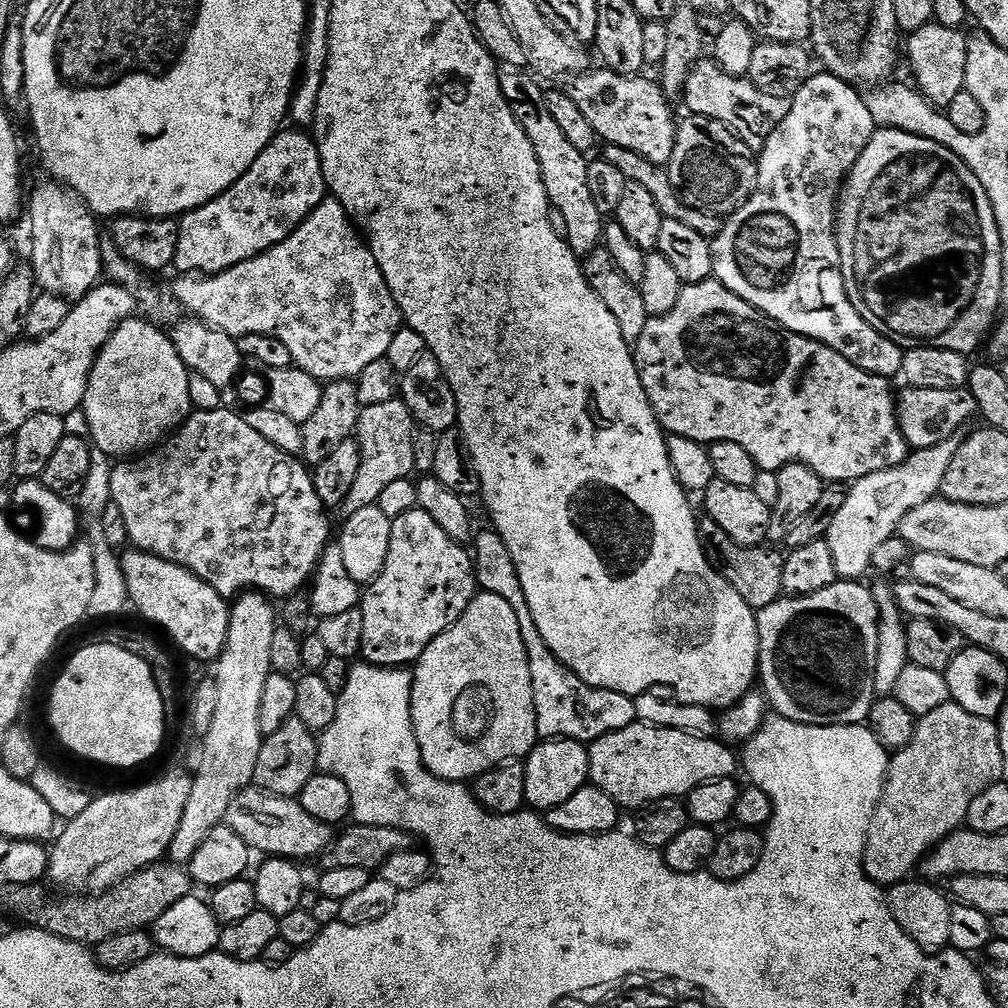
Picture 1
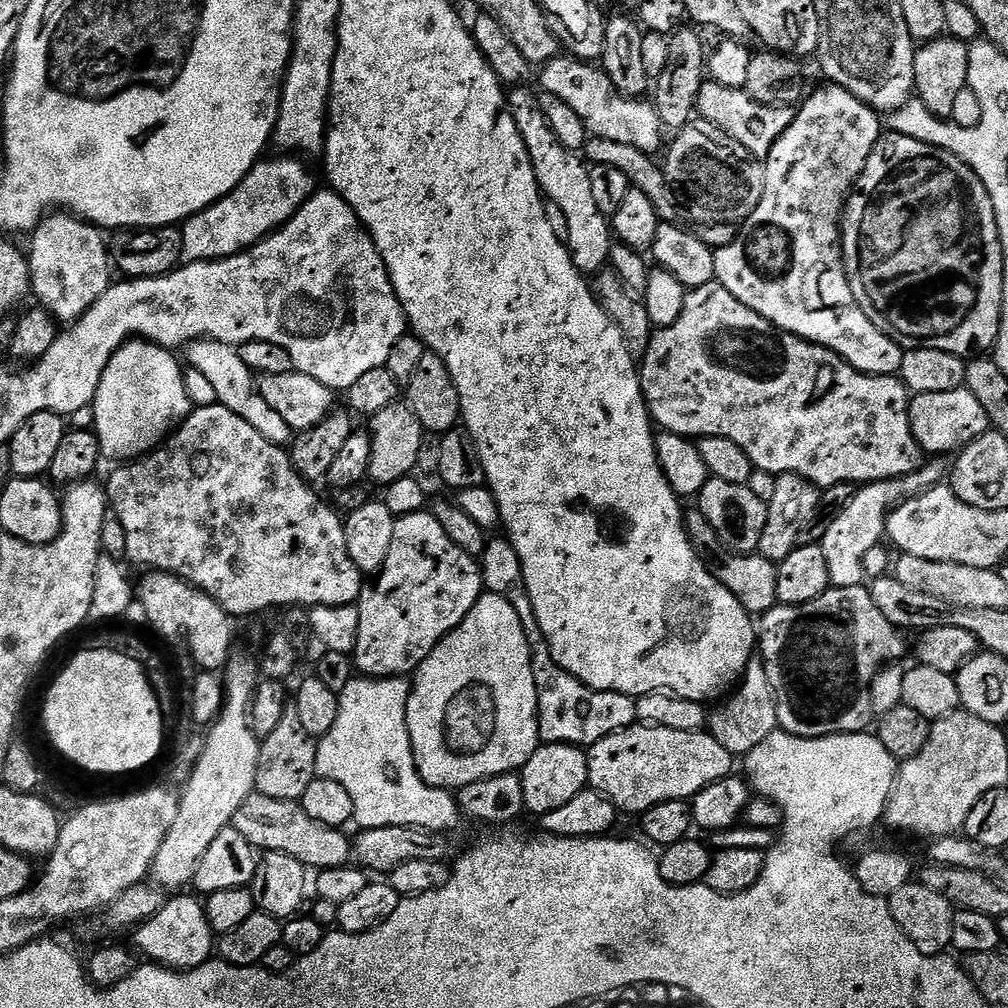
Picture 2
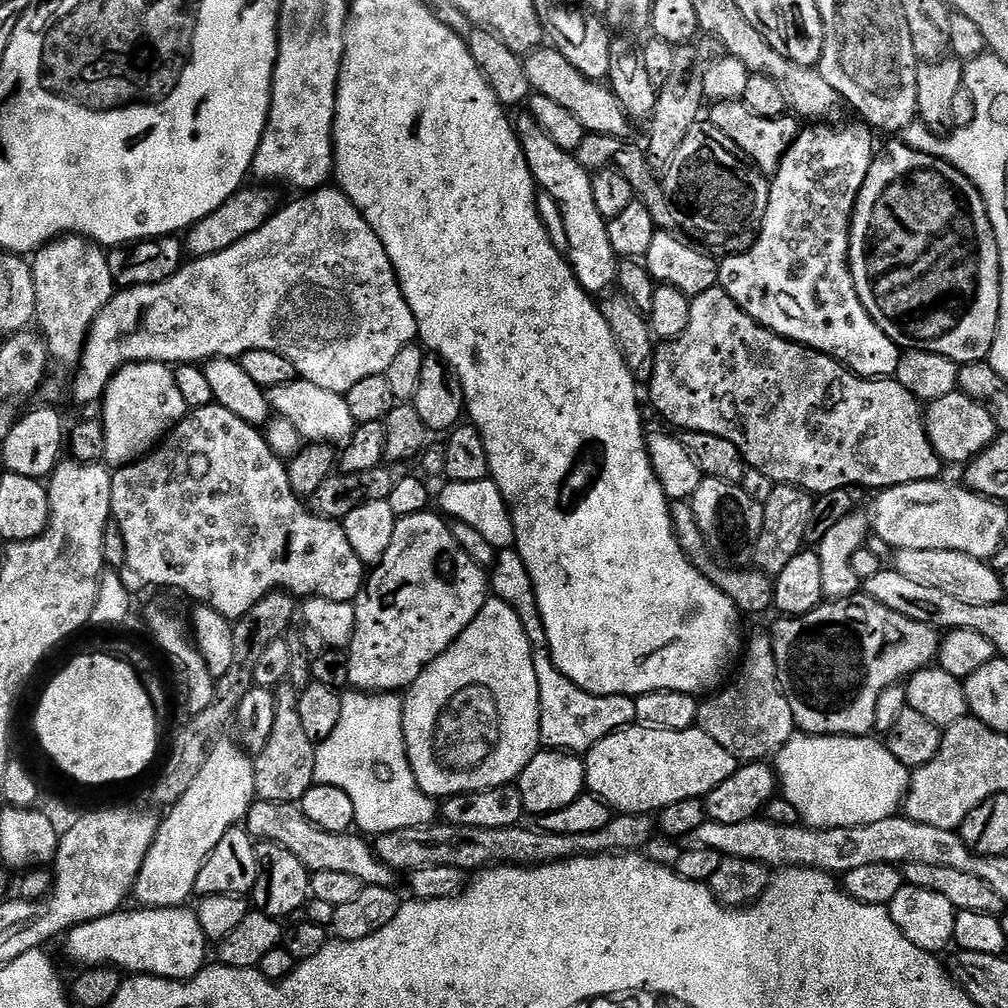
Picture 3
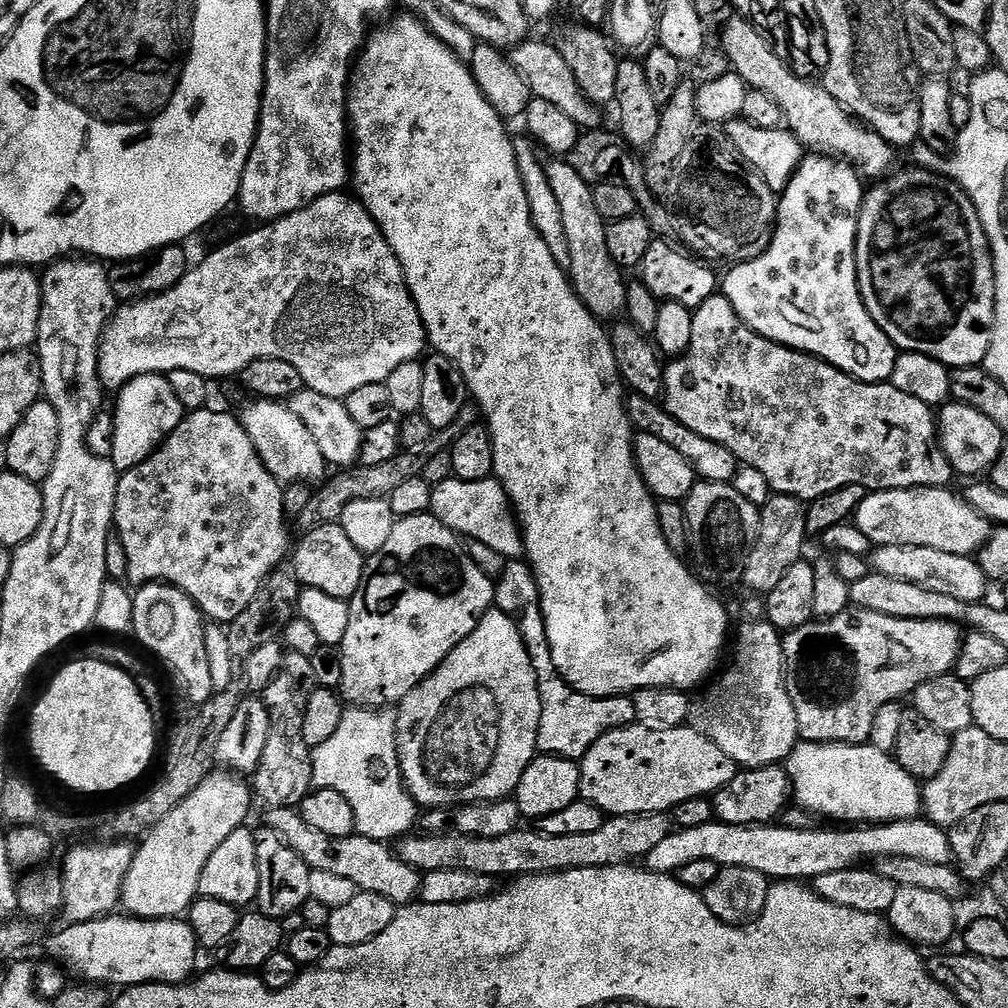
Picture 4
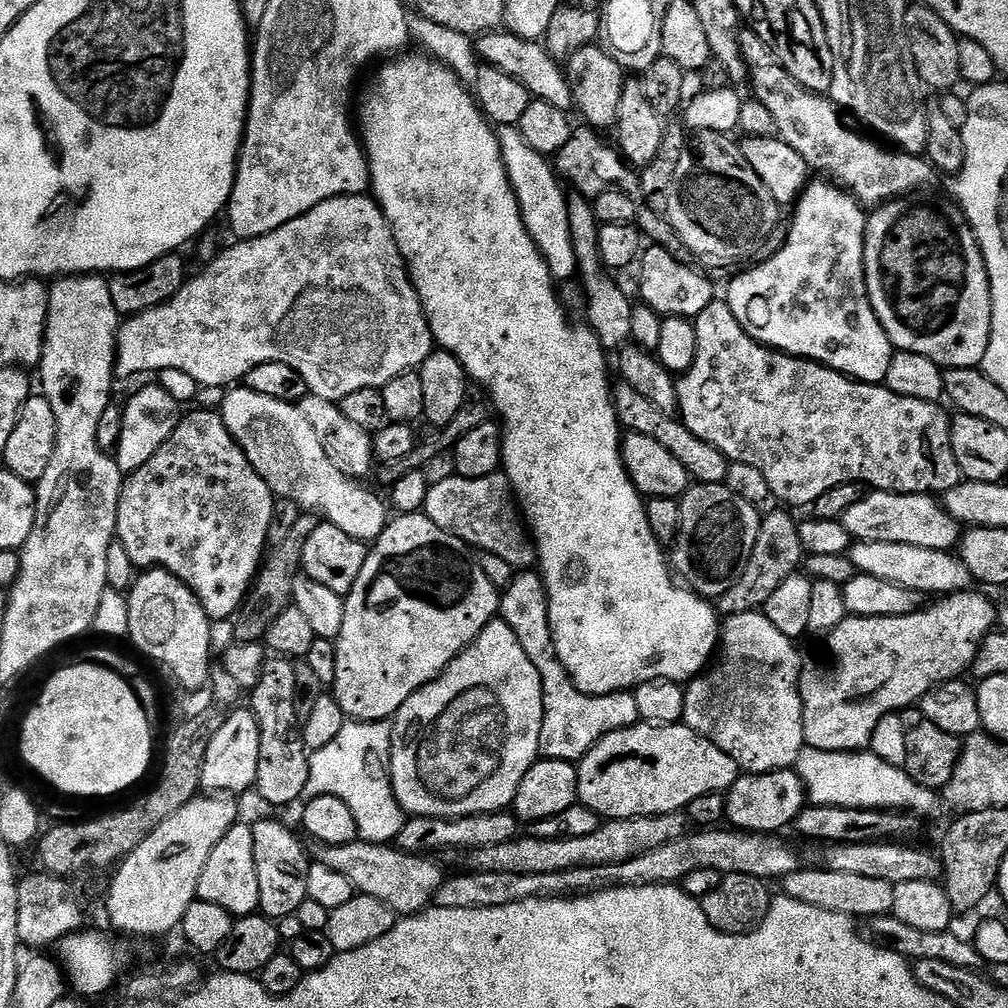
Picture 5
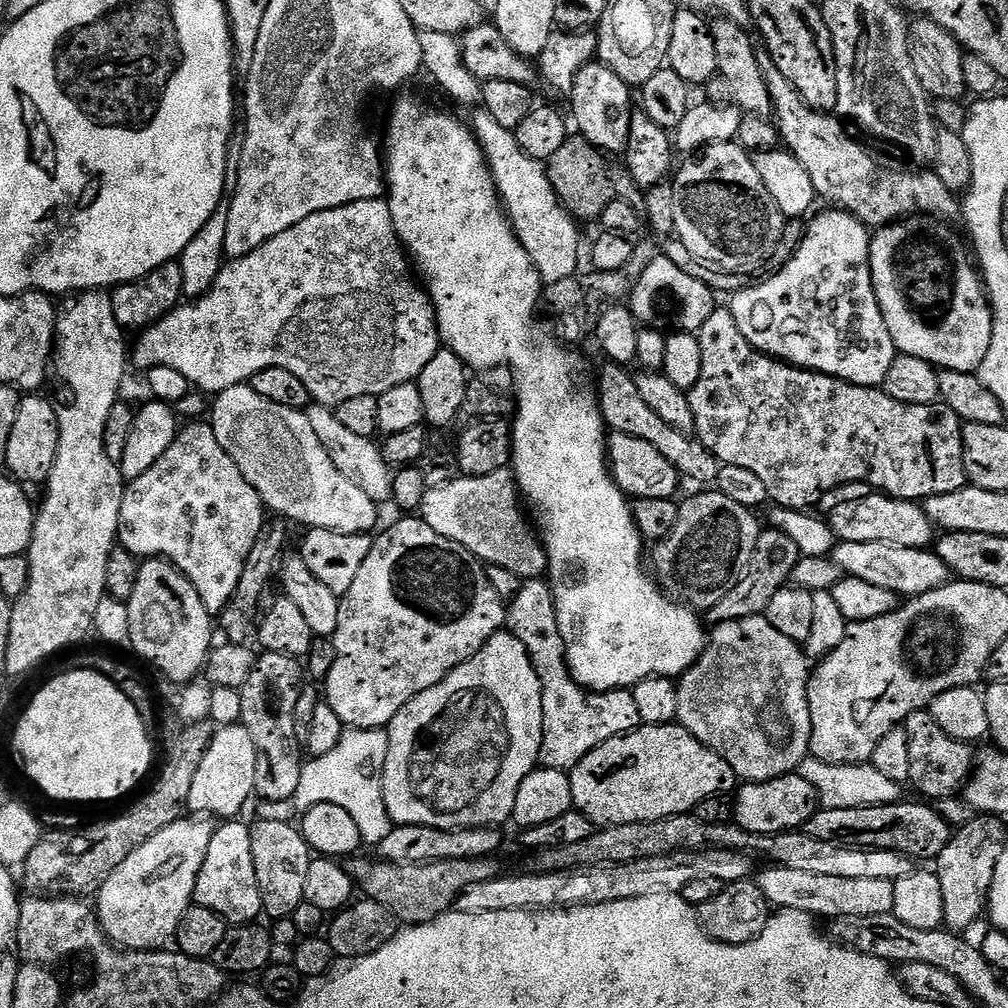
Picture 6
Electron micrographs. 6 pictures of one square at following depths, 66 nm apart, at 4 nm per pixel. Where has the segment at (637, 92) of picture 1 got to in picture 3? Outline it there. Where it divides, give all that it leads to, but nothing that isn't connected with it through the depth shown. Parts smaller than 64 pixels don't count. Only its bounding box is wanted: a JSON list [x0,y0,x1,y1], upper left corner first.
[524,46,633,138]

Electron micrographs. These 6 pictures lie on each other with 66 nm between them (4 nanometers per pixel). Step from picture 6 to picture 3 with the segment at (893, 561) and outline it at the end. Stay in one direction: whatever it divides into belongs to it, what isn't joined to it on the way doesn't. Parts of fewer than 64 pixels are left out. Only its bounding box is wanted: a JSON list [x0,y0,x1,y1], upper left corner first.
[894,550,1005,606]

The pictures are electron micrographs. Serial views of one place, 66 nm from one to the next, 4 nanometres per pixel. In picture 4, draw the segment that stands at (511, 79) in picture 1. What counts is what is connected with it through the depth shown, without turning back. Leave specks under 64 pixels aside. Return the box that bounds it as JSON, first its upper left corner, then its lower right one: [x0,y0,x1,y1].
[544,158,628,322]

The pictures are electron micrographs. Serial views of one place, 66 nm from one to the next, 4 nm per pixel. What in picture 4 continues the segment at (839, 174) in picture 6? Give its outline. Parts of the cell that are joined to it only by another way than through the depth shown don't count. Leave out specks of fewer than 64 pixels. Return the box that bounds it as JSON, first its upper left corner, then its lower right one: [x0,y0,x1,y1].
[718,15,897,182]

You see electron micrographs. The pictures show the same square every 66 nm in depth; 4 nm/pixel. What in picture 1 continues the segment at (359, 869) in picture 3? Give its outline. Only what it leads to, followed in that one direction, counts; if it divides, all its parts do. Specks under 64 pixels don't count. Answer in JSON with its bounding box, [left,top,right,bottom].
[223,786,334,862]

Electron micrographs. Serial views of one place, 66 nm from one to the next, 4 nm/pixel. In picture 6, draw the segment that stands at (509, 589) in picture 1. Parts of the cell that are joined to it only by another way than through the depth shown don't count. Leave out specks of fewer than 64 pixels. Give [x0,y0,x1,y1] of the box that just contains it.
[506,579,640,770]

